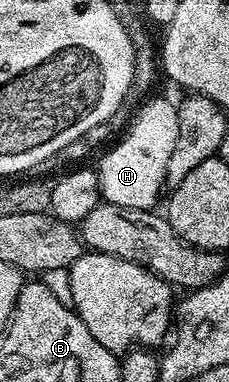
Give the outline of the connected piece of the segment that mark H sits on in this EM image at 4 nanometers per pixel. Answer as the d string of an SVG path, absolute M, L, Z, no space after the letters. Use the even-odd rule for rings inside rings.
M146 98L136 108L127 130L116 140L118 143L114 142L108 148L110 151L102 157L101 164L96 164L95 170L101 186L101 197L106 203L140 211L148 211L158 206L156 204L157 194L160 193L161 187L166 186L167 163L171 161L171 153L175 149L175 141L179 137L179 121L177 120L177 103L174 100L153 98Z

